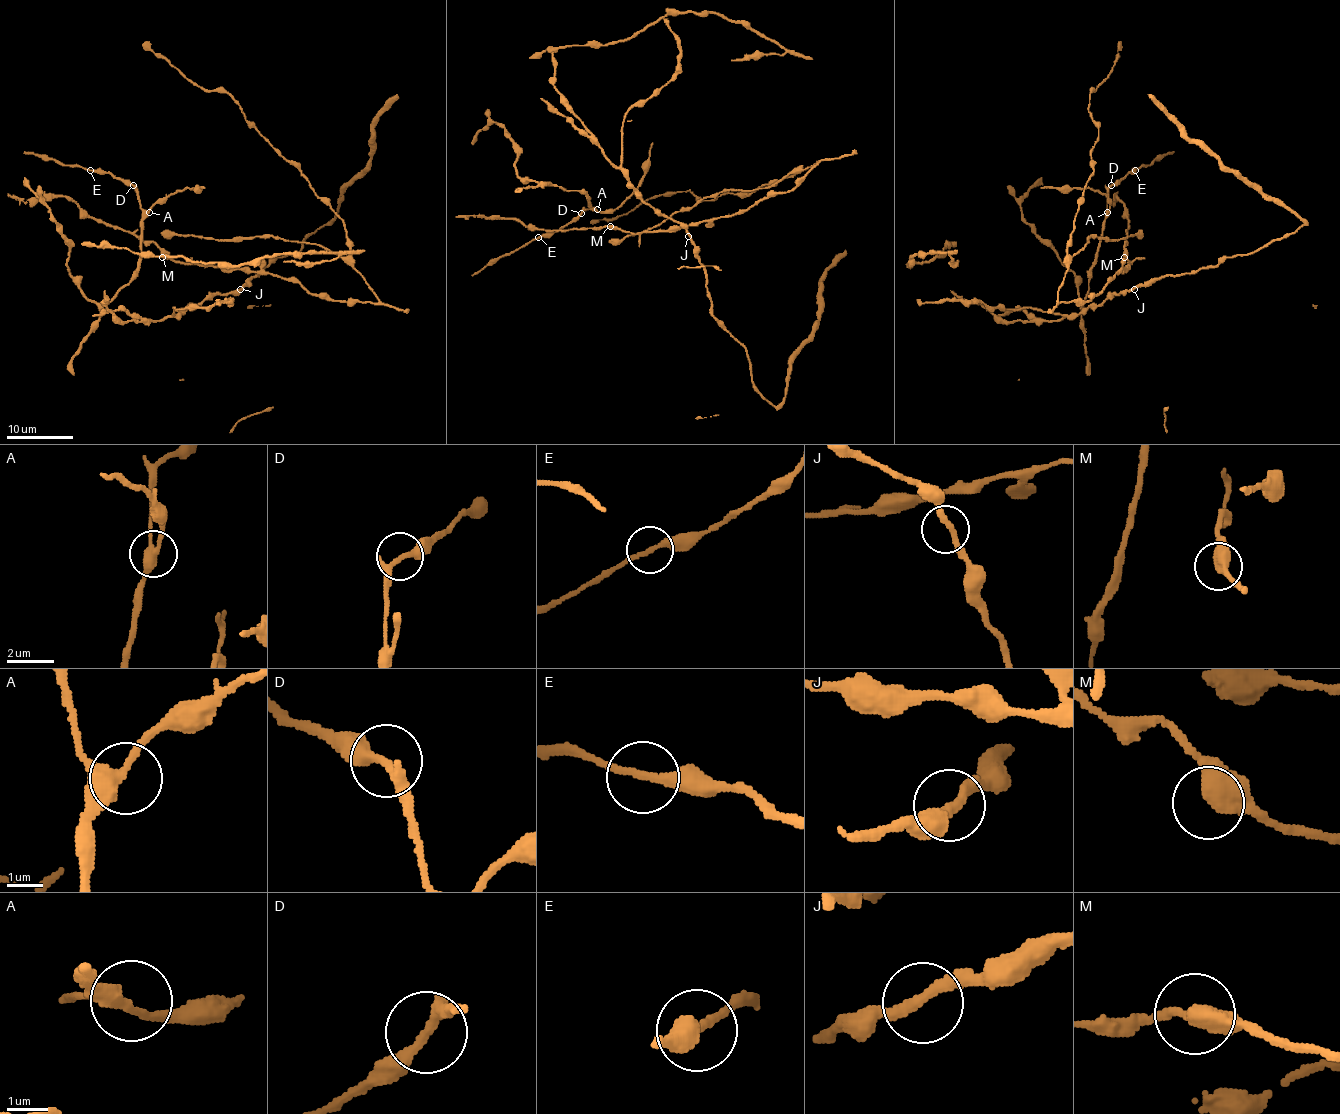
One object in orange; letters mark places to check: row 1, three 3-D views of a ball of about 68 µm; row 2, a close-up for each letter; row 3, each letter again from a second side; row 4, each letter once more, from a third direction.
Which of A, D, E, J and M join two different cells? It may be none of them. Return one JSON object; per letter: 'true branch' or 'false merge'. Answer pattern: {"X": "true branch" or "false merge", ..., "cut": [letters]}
{"A": "true branch", "D": "true branch", "E": "true branch", "J": "true branch", "M": "true branch", "cut": []}

